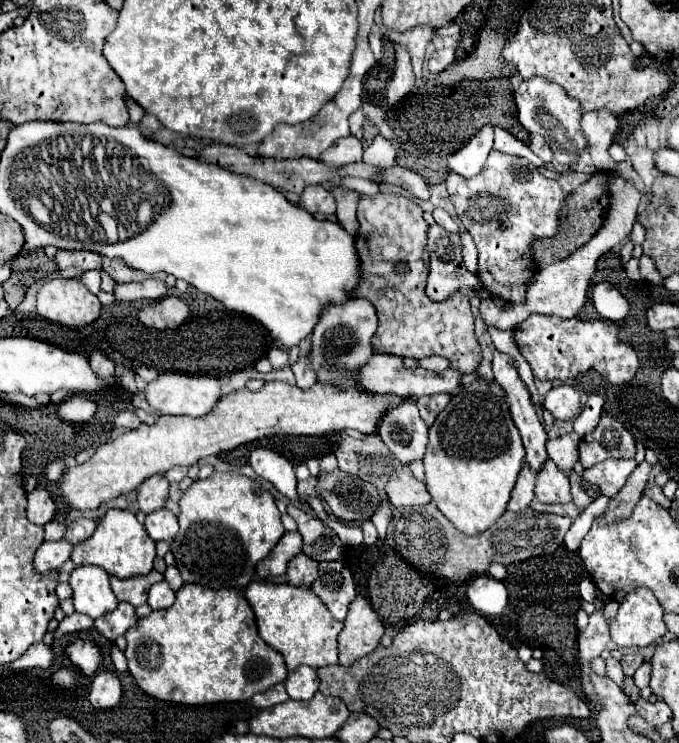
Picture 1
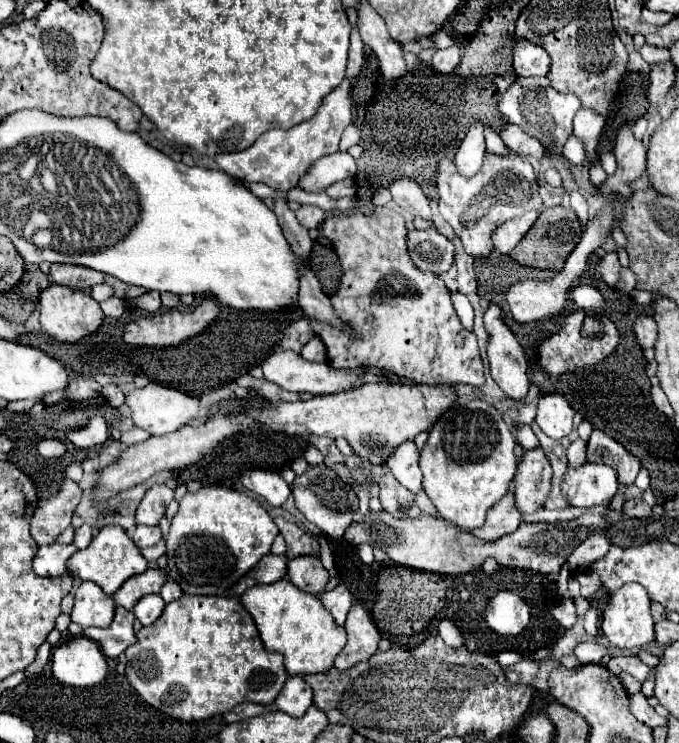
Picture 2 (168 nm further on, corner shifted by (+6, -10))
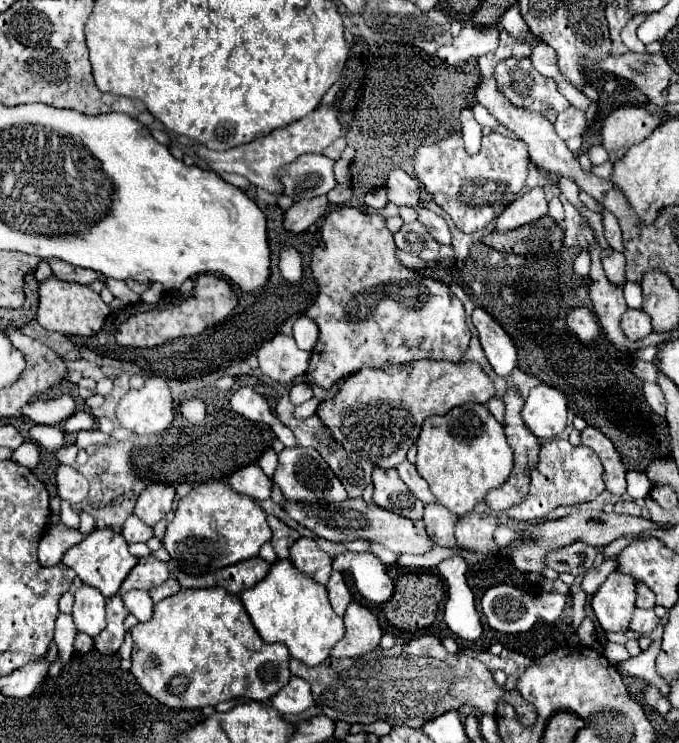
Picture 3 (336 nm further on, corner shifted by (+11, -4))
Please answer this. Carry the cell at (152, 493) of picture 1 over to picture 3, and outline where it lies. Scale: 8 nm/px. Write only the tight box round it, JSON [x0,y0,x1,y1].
[135,484,175,526]

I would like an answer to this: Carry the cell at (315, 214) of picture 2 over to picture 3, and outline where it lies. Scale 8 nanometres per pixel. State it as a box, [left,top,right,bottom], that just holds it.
[283,196,327,234]

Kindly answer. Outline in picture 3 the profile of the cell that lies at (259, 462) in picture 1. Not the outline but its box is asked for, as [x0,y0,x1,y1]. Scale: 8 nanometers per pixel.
[227,464,271,502]

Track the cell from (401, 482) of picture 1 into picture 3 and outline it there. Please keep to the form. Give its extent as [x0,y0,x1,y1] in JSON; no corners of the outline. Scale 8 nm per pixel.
[373,468,423,520]

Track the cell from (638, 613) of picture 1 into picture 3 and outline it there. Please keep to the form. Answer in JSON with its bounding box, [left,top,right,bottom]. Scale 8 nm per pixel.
[591,572,635,632]

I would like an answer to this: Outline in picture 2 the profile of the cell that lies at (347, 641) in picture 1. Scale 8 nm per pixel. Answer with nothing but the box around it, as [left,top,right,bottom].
[334,602,380,670]

